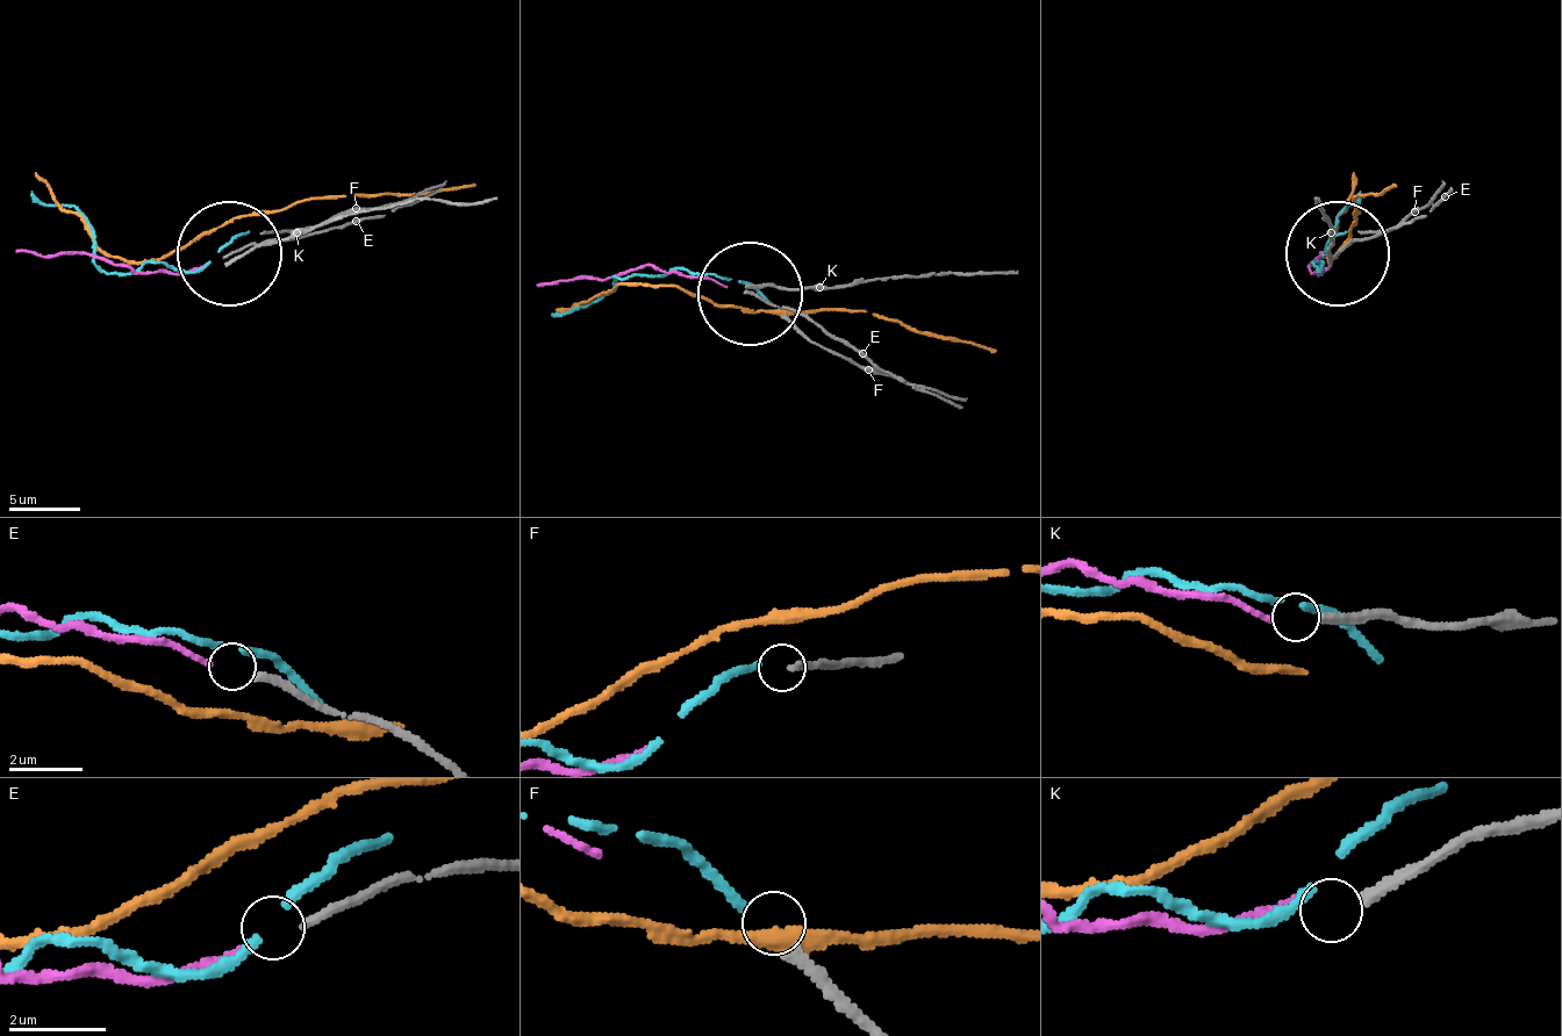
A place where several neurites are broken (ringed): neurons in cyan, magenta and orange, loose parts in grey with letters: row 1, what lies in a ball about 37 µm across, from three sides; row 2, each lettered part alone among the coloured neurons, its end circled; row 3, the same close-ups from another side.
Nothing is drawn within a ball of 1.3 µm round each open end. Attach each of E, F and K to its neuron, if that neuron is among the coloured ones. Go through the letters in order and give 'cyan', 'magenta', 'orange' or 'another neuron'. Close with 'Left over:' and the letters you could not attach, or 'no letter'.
E: magenta
F: cyan
K: another neuron
Left over: K

